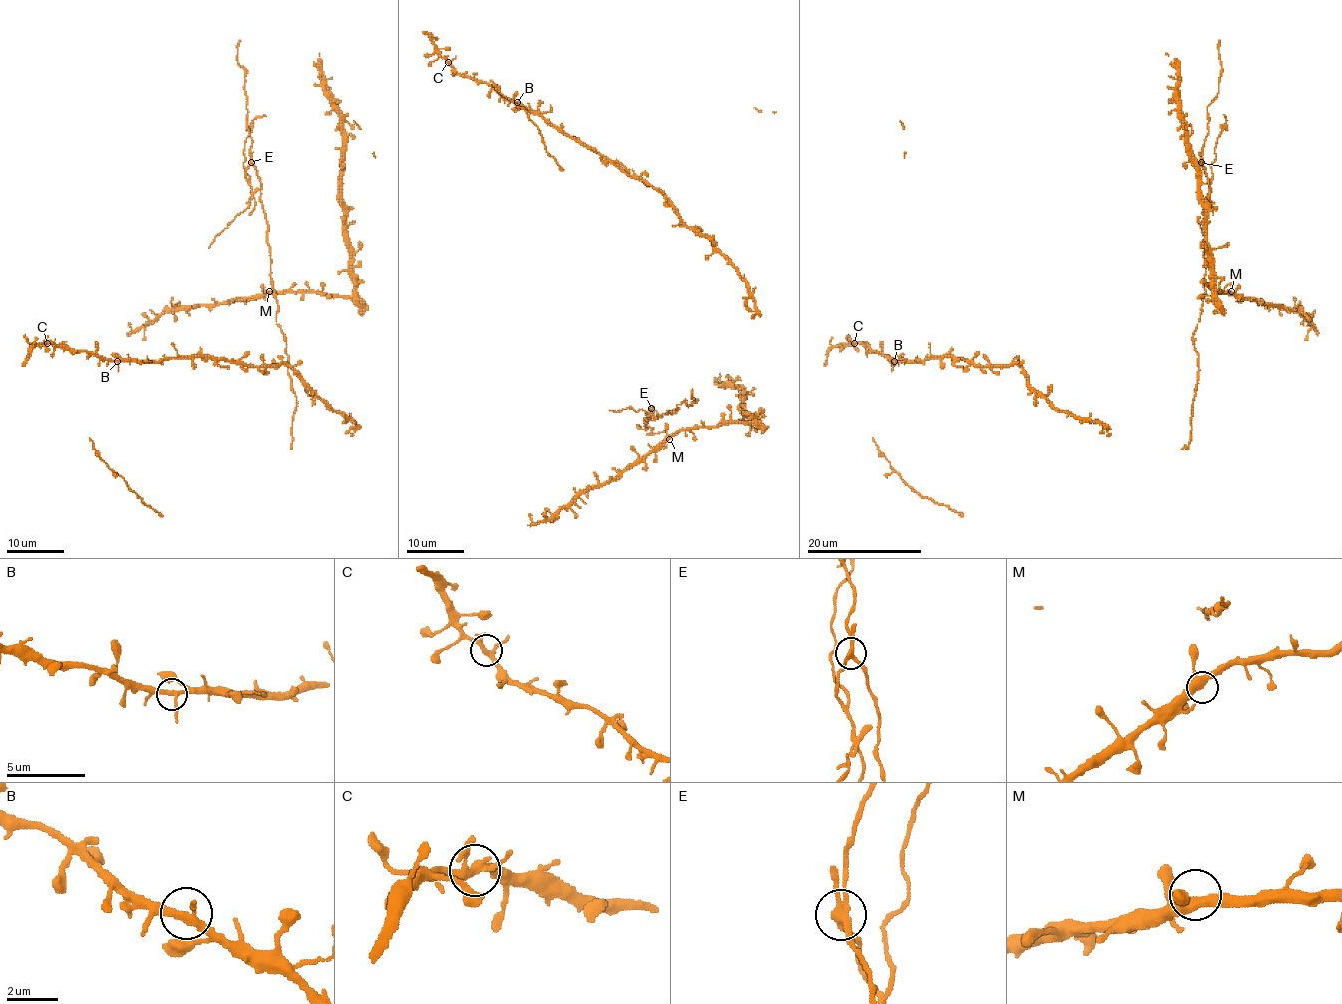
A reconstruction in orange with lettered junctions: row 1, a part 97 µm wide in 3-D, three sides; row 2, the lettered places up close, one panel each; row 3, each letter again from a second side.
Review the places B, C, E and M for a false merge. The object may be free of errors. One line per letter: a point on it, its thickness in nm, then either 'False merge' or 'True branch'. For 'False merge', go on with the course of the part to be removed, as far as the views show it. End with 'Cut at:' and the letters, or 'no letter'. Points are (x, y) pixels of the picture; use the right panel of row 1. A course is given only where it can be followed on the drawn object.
B: Place: (894, 361). Thickness 260 nm. True branch
C: Place: (854, 343). Thickness 280 nm. True branch
E: Place: (1201, 162). Thickness 260 nm. False merge. Course of the part to remove: (1201, 162), (1210, 182), (1200, 225), (1204, 237), (1203, 248)
M: Place: (1231, 291). Thickness 400 nm. True branch
Cut at: E

